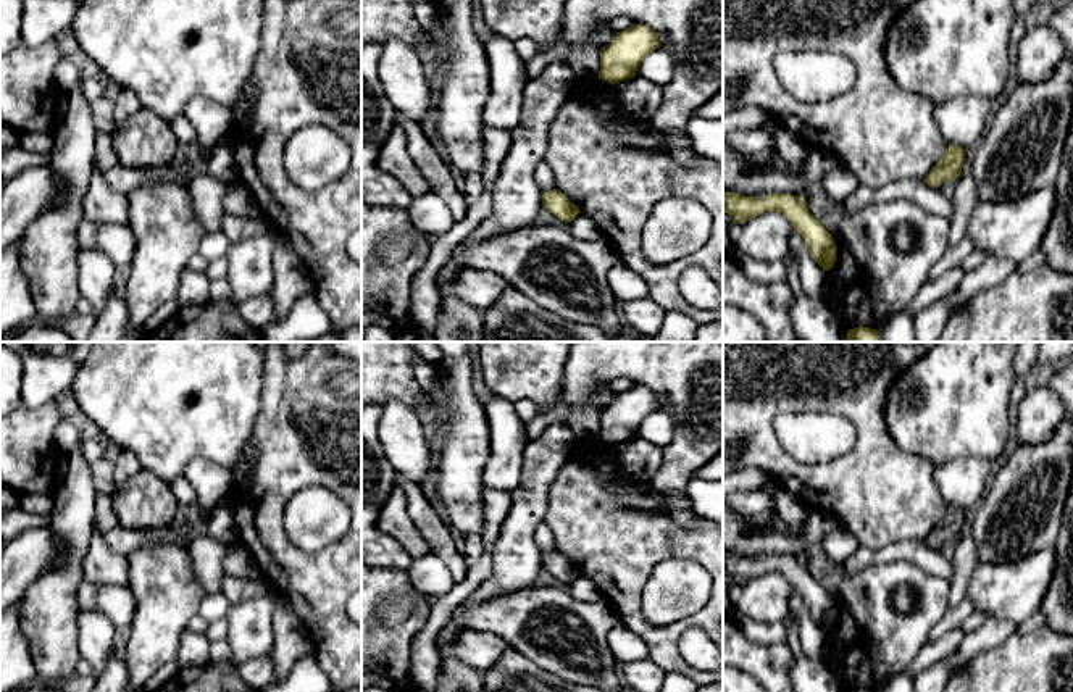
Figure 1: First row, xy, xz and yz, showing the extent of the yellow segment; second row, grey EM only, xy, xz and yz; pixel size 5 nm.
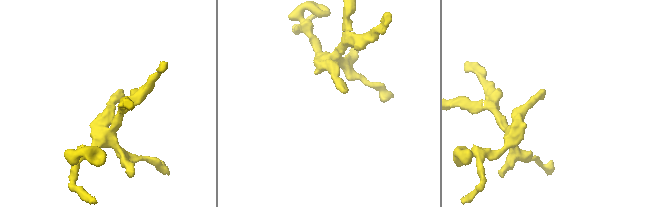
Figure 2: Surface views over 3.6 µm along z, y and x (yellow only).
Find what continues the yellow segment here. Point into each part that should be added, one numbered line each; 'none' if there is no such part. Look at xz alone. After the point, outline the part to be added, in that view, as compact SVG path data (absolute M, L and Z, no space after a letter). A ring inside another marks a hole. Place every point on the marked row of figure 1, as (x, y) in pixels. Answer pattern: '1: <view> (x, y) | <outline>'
none

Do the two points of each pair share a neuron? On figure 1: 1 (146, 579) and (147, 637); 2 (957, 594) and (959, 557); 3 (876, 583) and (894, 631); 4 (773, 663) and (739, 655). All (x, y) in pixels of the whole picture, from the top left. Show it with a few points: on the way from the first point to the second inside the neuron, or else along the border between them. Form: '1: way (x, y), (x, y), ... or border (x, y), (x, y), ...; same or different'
1: way (147, 594), (147, 623); same
2: way (959, 584), (959, 566); same
3: way (876, 594), (876, 613), (883, 620); same
4: way (765, 663), (747, 657); same

